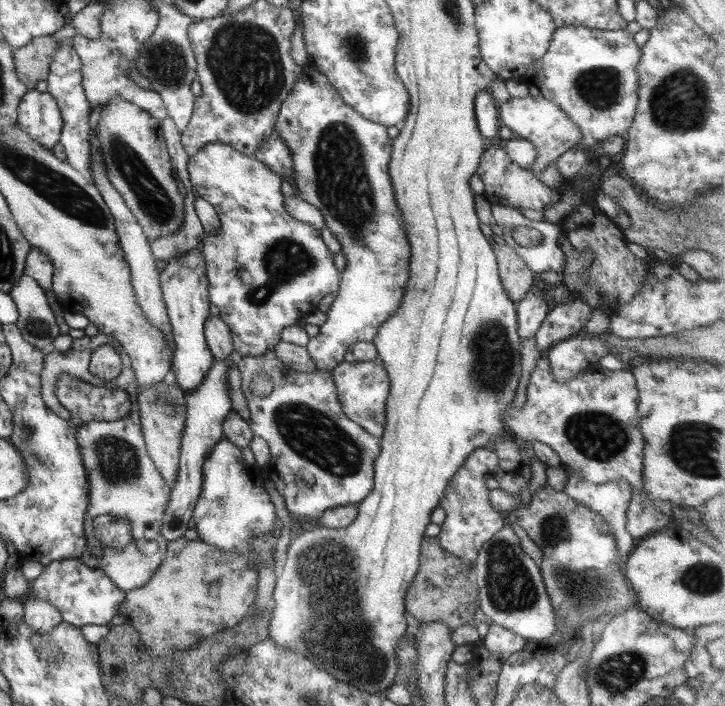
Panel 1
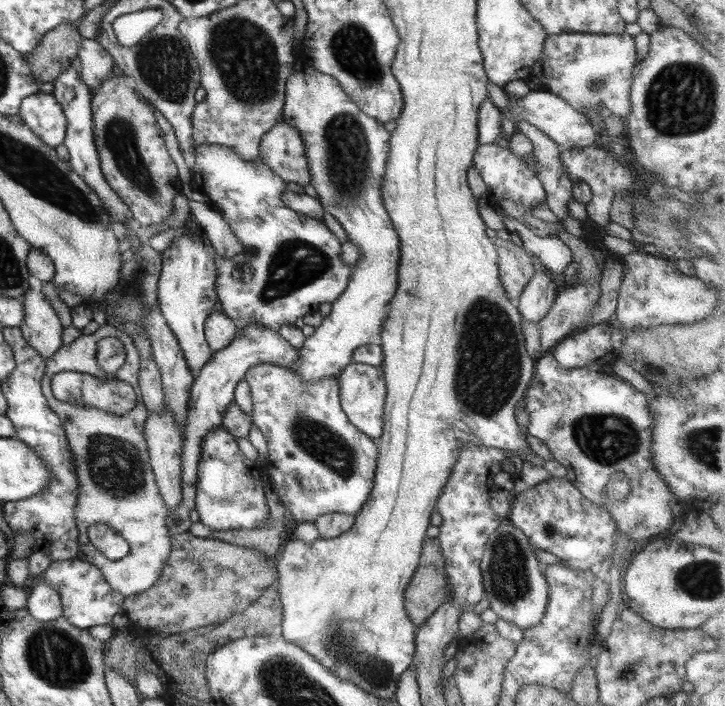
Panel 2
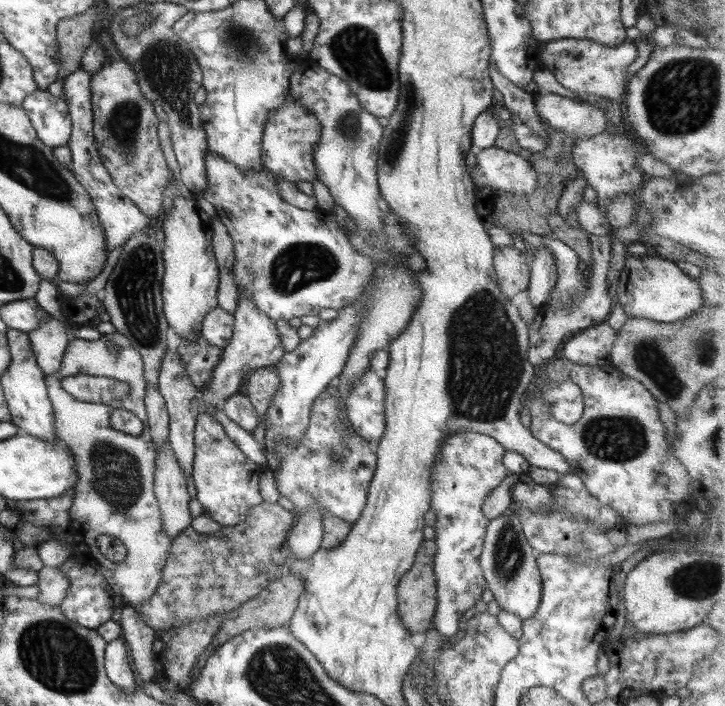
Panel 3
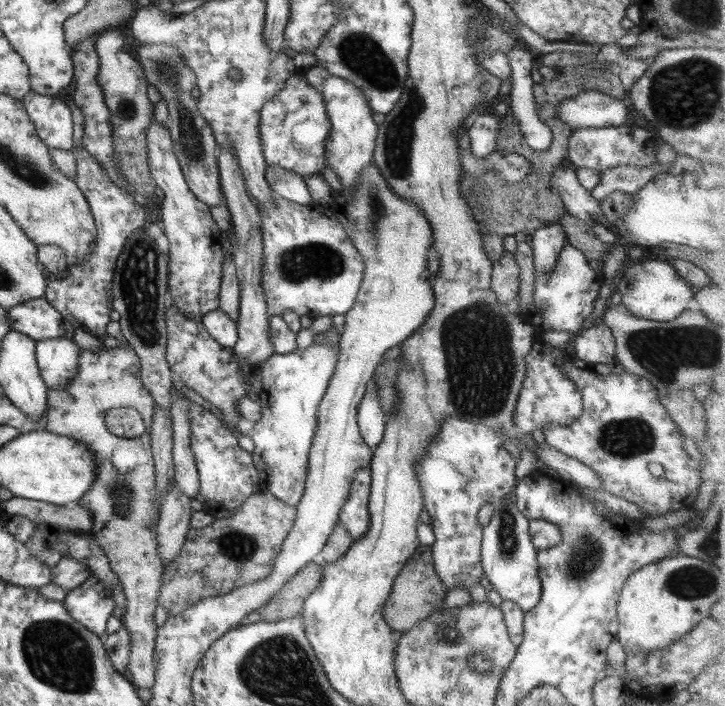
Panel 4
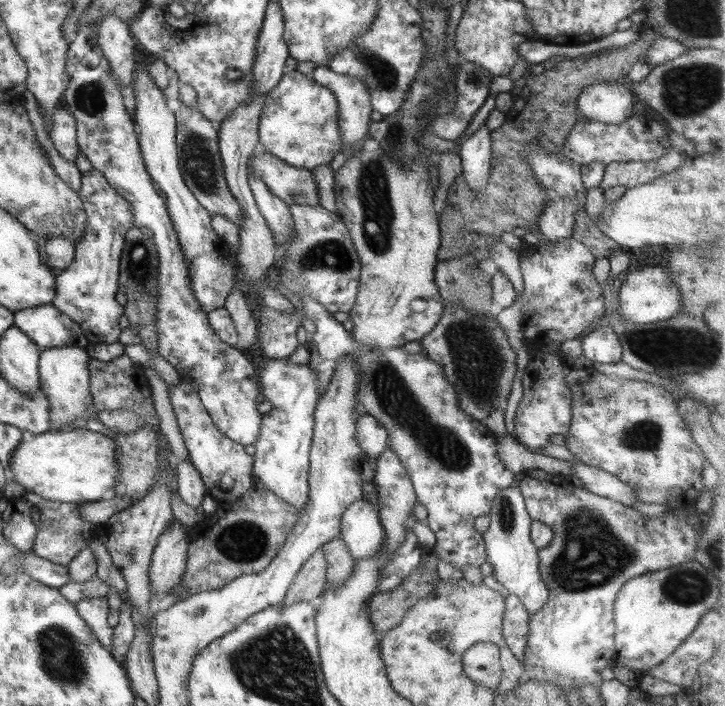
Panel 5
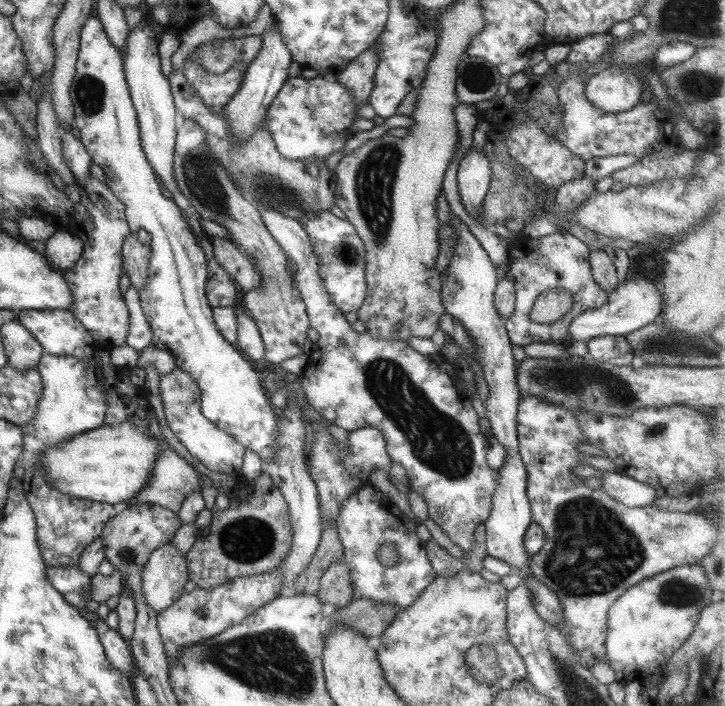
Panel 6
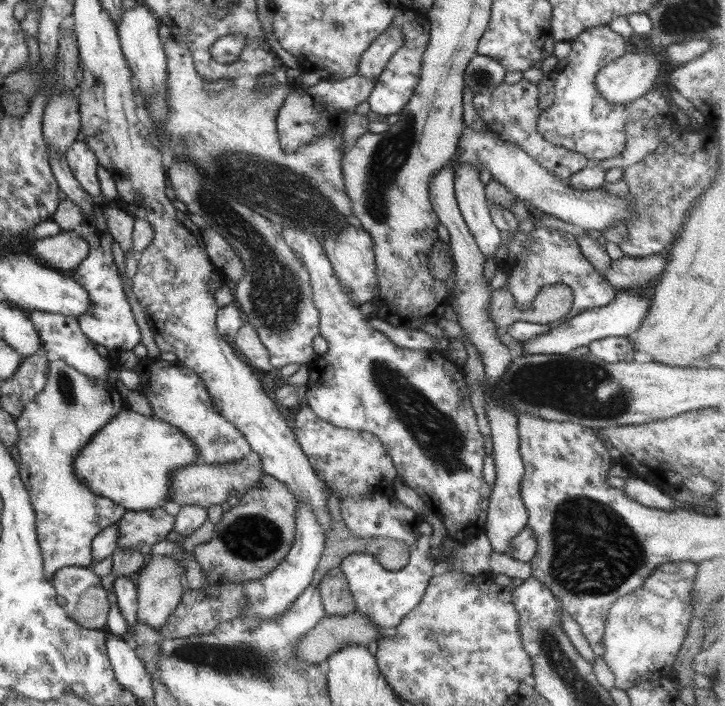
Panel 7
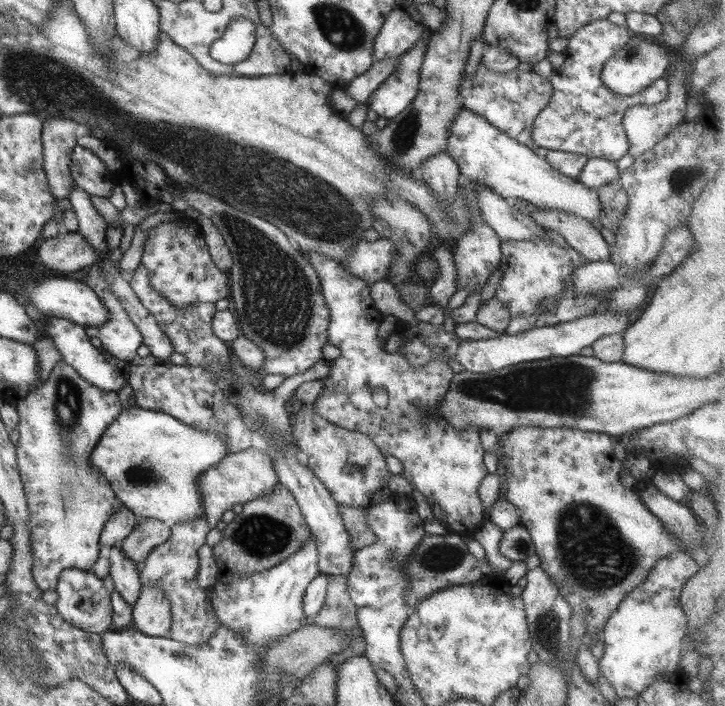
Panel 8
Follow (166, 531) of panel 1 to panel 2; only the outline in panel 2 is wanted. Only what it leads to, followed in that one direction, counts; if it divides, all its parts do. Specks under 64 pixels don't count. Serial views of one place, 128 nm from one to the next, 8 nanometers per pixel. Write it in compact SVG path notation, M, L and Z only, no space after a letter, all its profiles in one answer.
M248 325L242 329L240 336L222 351L212 352L212 358L208 364L196 373L196 377L190 390L188 400L188 424L184 428L184 437L181 454L181 479L182 479L182 504L169 512L164 523L168 527L168 534L178 534L190 530L190 512L196 504L196 491L198 484L198 461L202 457L202 441L204 435L222 424L226 407L234 399L234 388L242 380L246 370L250 366L258 366L262 362L268 362L276 366L292 368L298 358L298 352L288 345L288 342L280 336L277 330L268 329L260 325Z

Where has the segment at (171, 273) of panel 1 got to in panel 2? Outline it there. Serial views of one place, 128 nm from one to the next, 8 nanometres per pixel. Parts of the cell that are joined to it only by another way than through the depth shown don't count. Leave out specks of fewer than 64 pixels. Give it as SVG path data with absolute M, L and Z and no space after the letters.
M188 219L188 232L172 239L172 245L162 251L162 268L157 284L157 299L160 312L170 326L186 363L192 374L196 374L212 358L212 350L205 339L204 325L208 315L219 302L216 288L216 250L195 219Z

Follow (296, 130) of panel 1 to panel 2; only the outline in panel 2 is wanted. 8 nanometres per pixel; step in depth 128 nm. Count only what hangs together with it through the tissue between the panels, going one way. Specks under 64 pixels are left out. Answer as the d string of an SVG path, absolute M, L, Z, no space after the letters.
M312 66L295 71L288 78L280 120L295 126L303 136L310 183L318 194L317 200L340 222L346 240L357 244L361 250L359 262L352 266L346 290L332 302L330 314L297 350L298 358L291 369L302 382L316 382L318 378L342 374L345 366L353 361L354 350L368 345L372 336L381 334L389 302L397 291L400 238L382 199L391 132L383 123L362 113L334 78Z

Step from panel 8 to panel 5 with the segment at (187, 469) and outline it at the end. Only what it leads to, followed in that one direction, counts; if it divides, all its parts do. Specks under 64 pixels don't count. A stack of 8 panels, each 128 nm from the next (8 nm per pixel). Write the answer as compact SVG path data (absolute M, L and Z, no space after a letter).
M75 429L62 431L46 431L44 434L34 435L31 441L23 441L18 444L18 448L12 454L8 479L16 480L24 486L30 495L56 501L59 503L88 503L96 502L102 498L107 498L114 490L114 484L120 478L120 466L116 459L116 441L112 437L104 436L96 431Z

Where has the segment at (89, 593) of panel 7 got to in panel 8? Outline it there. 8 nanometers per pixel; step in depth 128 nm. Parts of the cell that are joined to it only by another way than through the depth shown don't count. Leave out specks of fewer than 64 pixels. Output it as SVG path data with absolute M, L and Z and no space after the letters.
M64 569L57 583L56 593L58 600L55 608L65 622L78 629L100 634L112 628L111 594L104 588L103 580L90 570Z

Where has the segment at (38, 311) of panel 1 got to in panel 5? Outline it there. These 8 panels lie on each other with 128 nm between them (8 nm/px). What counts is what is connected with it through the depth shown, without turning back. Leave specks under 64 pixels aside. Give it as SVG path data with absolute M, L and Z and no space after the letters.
M78 346L44 349L39 356L40 389L50 402L50 431L62 431L68 424L92 416L90 355Z

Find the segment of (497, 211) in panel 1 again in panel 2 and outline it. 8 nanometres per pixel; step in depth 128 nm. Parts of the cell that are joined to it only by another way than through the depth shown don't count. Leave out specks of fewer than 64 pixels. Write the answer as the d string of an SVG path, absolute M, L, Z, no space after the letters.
M502 216L502 220L505 229L511 235L522 239L522 244L518 244L518 246L522 246L522 249L528 251L530 255L534 255L542 268L551 273L563 274L566 266L573 261L571 248L566 246L555 234L540 235L527 224L518 222L516 218Z

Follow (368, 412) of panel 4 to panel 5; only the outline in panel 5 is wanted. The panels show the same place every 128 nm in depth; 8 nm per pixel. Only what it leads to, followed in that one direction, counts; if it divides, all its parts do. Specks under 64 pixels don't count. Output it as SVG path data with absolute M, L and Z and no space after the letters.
M364 414L356 420L356 438L363 452L376 459L389 448L389 434L378 418Z

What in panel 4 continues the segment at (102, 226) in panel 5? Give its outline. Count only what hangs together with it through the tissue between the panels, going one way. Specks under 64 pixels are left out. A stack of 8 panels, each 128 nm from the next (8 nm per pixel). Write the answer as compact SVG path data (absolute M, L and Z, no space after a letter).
M82 143L81 147L75 148L73 152L77 168L74 180L82 190L96 222L96 243L92 252L84 257L84 261L76 261L67 267L64 274L49 278L43 298L60 312L62 318L73 323L75 328L85 330L92 336L102 339L107 336L106 326L111 321L112 305L108 294L110 294L118 257L130 234L145 229L151 222L151 216L132 194L122 190L110 180L109 174L102 168L101 163L83 148Z

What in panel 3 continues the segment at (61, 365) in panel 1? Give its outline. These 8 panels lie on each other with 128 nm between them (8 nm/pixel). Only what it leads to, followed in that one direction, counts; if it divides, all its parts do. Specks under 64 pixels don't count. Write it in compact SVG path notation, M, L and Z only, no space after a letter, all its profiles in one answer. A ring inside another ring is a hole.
M118 331L110 334L102 334L99 339L90 340L71 338L66 353L62 356L62 366L54 374L45 375L47 395L52 403L54 412L54 434L62 441L76 459L76 471L78 471L78 482L73 488L75 495L70 513L70 526L76 530L73 542L84 544L88 548L88 562L96 566L96 570L102 572L110 590L128 602L130 606L140 607L140 602L150 600L156 593L162 579L162 570L169 556L171 538L164 532L162 526L161 510L159 502L153 490L154 468L156 468L156 445L146 424L147 412L144 404L146 396L146 379L144 378L144 364L141 354L138 353L130 343L130 339ZM112 344L117 352L109 350ZM88 374L88 376L104 376L115 378L126 382L130 386L128 395L122 395L118 399L112 399L108 404L94 404L94 402L82 402L72 397L68 391L62 388L62 378ZM113 409L126 409L138 416L144 422L144 430L140 436L124 434L110 424L110 415ZM100 534L108 534L118 538L127 548L127 558L122 563L112 563L107 560L97 549L96 538Z

